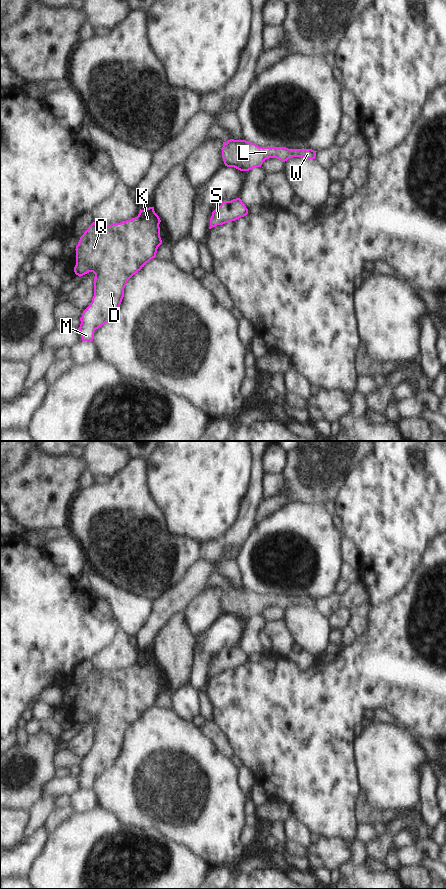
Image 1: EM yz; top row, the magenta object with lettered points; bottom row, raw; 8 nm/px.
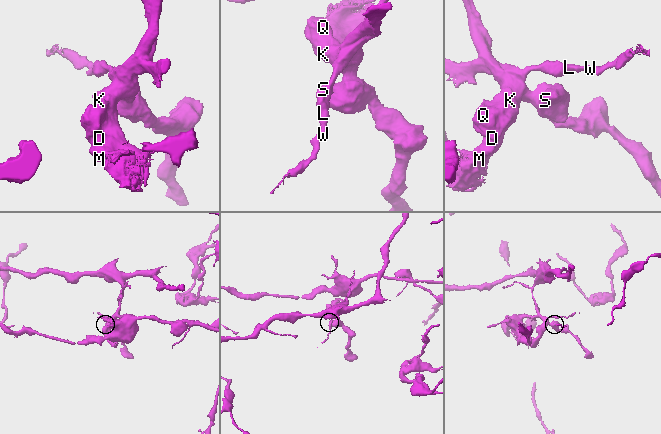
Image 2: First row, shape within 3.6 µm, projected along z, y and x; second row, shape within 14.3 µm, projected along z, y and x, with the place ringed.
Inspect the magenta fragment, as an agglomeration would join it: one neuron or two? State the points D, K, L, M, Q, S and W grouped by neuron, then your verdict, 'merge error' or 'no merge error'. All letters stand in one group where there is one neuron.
groups D K L M Q S W; no merge error

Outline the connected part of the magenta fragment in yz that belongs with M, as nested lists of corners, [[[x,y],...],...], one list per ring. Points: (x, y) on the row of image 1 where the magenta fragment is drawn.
[[[149,207],[140,209],[137,217],[124,222],[111,225],[98,225],[93,222],[80,237],[75,249],[74,272],[79,277],[89,272],[95,274],[94,296],[90,305],[83,311],[78,328],[82,341],[93,341],[95,330],[116,316],[128,280],[156,257],[157,249],[162,244],[160,222],[154,207]]]

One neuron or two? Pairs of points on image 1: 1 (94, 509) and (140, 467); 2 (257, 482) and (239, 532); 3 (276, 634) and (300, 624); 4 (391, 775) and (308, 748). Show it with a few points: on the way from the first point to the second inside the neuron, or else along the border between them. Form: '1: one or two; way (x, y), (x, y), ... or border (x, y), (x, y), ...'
1: one; way (105, 502), (129, 478)
2: one; way (255, 494), (249, 504), (246, 520)
3: two; border (283, 620), (294, 642)
4: two; border (354, 741), (355, 768), (360, 787)

